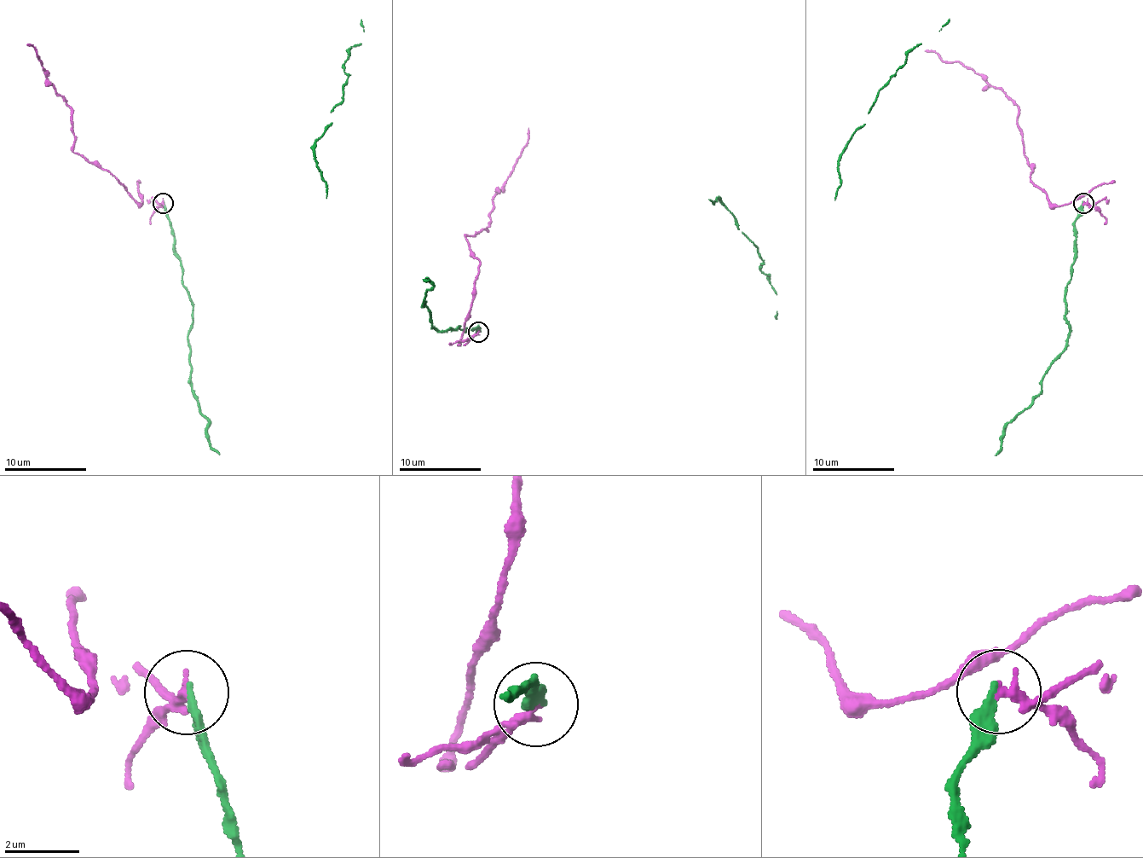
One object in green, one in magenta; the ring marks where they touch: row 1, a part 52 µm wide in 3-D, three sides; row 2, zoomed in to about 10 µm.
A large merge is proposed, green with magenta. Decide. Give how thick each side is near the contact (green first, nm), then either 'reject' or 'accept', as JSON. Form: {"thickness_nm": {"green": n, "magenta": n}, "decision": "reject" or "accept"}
{"thickness_nm": {"green": 240, "magenta": 280}, "decision": "reject"}

